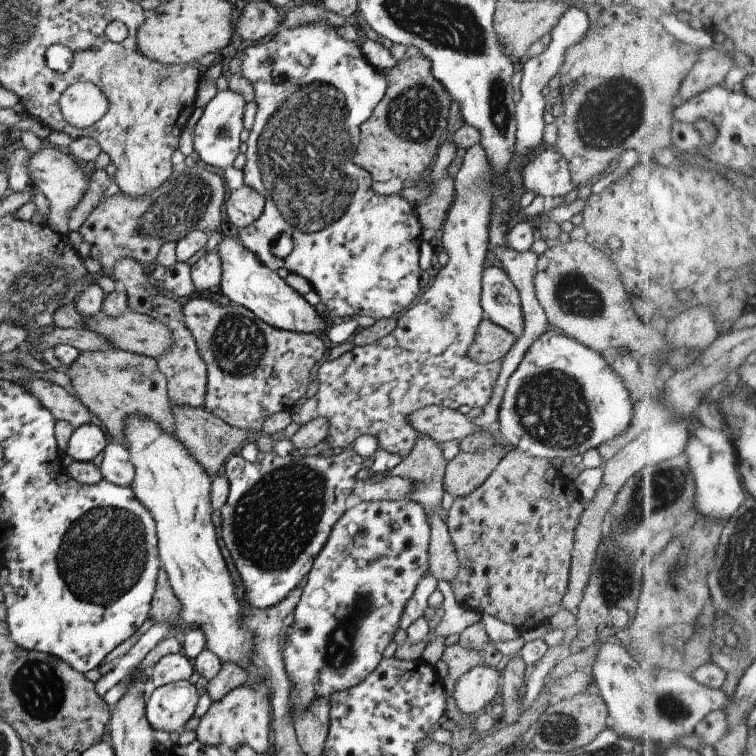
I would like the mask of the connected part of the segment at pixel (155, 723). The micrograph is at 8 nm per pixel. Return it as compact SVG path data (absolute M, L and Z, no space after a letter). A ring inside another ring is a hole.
M188 680L155 687L145 704L145 715L155 731L175 733L195 714L200 696L196 685Z

